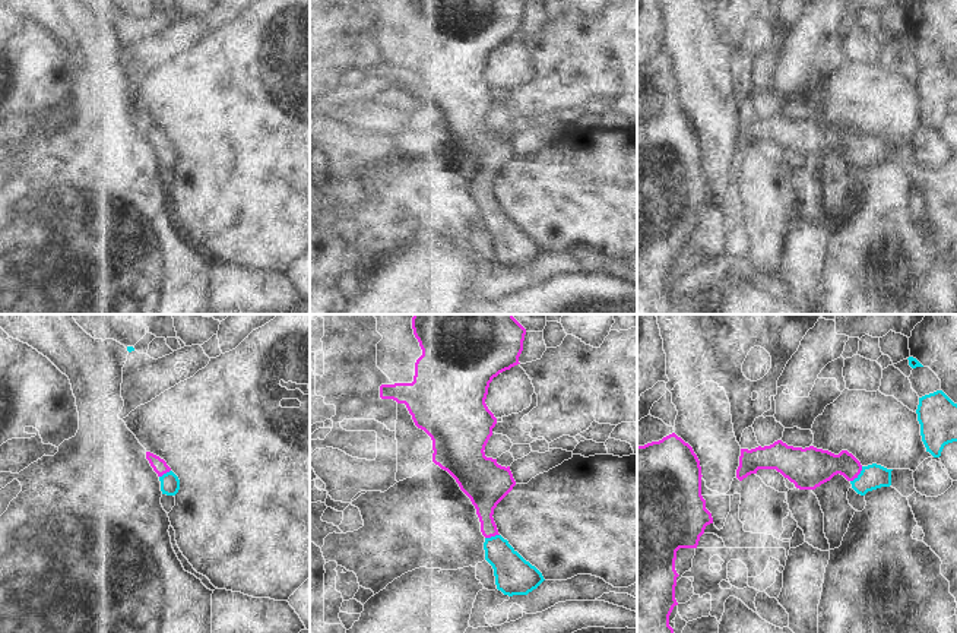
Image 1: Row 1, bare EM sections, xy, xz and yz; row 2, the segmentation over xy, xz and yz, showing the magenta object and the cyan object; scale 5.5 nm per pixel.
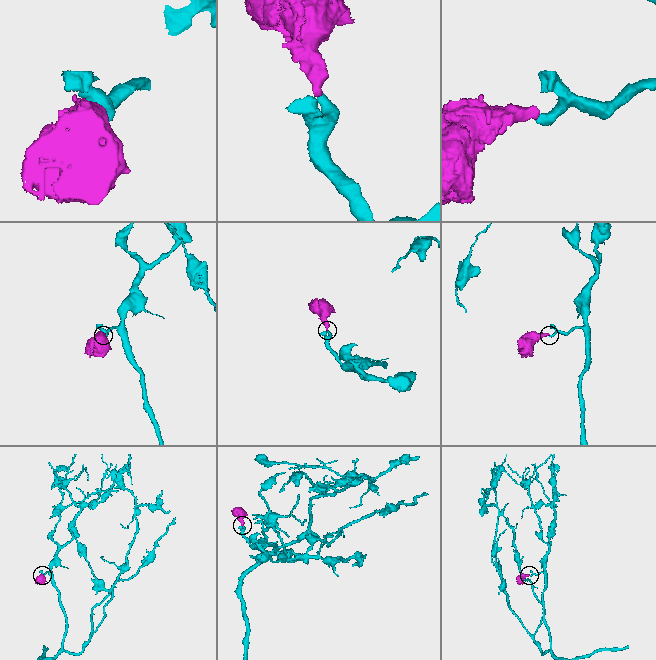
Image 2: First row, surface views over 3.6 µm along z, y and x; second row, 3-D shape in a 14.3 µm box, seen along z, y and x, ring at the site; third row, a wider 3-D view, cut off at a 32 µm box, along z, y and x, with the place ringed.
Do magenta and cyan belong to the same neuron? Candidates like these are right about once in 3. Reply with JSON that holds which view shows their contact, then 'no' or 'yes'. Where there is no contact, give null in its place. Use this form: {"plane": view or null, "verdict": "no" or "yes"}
{"plane": "yz", "verdict": "yes"}

